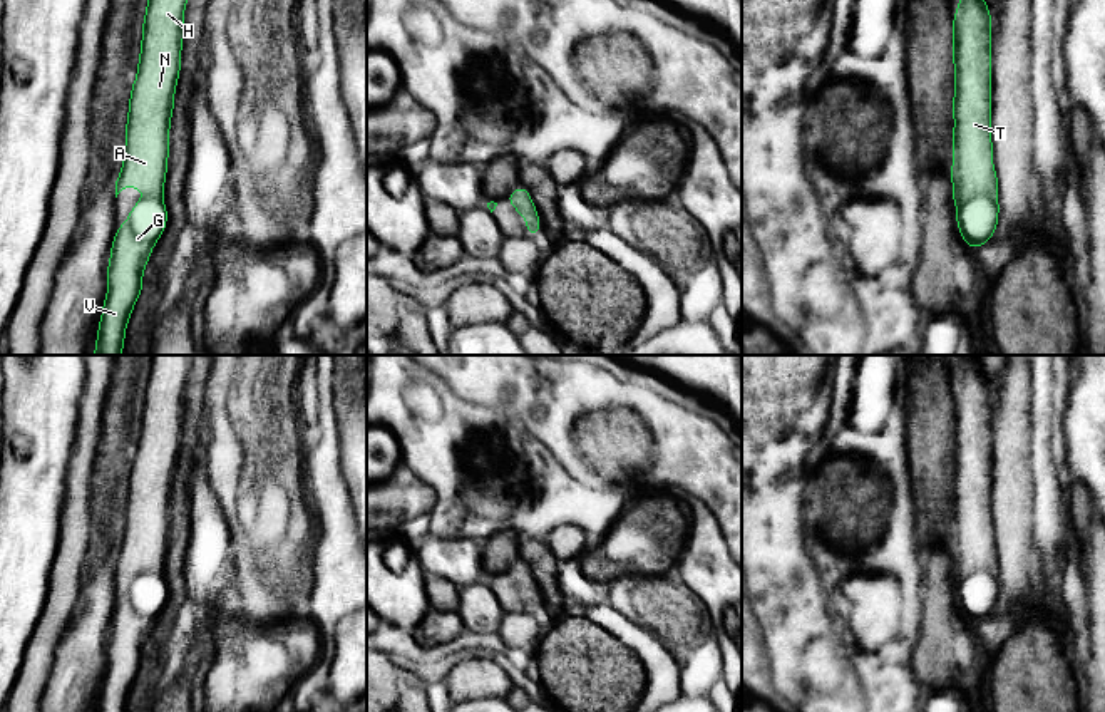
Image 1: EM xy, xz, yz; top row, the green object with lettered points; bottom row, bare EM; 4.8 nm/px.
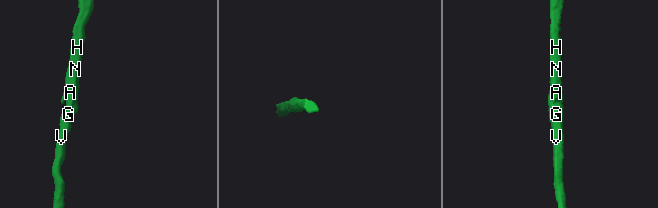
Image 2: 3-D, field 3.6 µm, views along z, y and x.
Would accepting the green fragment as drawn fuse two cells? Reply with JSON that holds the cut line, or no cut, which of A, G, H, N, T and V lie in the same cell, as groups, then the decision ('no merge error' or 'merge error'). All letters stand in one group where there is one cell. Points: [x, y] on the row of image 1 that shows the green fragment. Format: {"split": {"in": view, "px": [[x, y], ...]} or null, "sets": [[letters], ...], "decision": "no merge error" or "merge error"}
{"split": null, "sets": [["A", "G", "H", "N", "T", "V"]], "decision": "no merge error"}

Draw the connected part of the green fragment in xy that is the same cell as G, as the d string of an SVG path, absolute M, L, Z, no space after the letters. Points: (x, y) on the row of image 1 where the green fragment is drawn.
M147 0L137 75L129 97L124 159L116 181L116 198L124 188L141 188L144 198L132 206L127 221L114 235L94 355L122 355L127 322L142 295L144 268L167 226L162 194L186 3L188 0Z

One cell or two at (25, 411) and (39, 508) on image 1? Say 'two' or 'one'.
one

